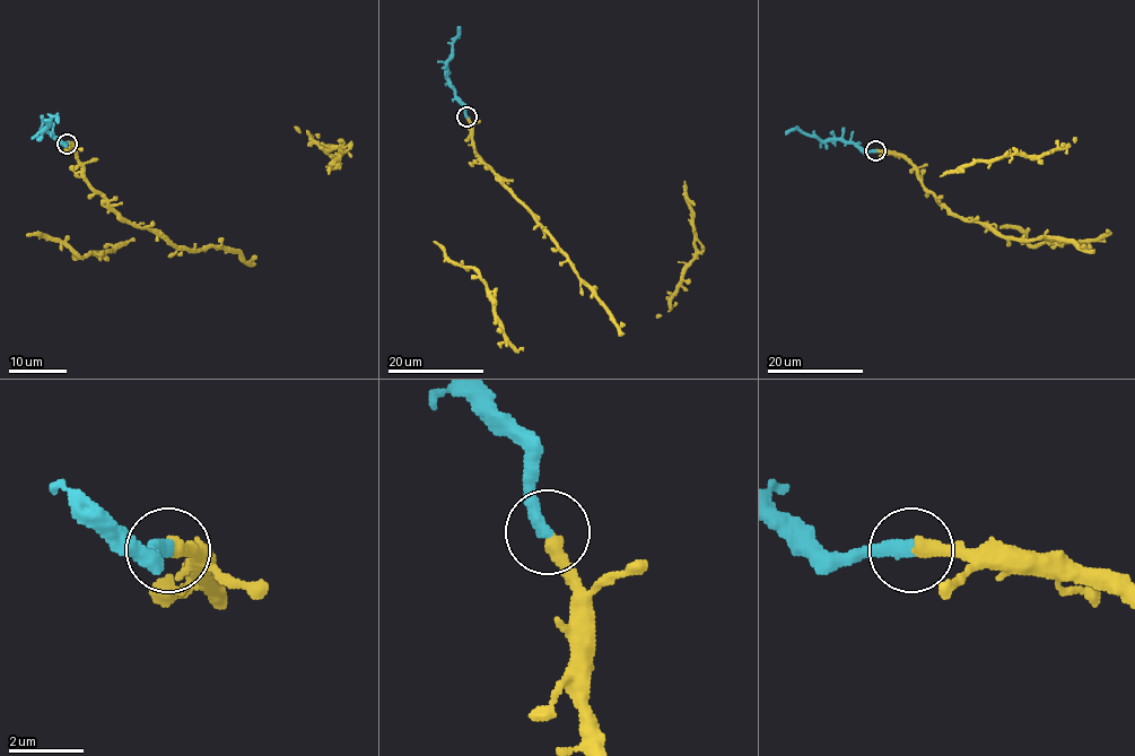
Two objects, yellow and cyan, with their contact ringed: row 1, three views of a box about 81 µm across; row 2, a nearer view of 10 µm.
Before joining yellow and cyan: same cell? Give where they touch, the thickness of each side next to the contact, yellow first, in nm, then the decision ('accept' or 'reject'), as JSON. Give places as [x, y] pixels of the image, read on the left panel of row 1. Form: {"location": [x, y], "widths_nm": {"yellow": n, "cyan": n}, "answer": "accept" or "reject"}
{"location": [67, 144], "widths_nm": {"yellow": 400, "cyan": 420}, "answer": "accept"}

